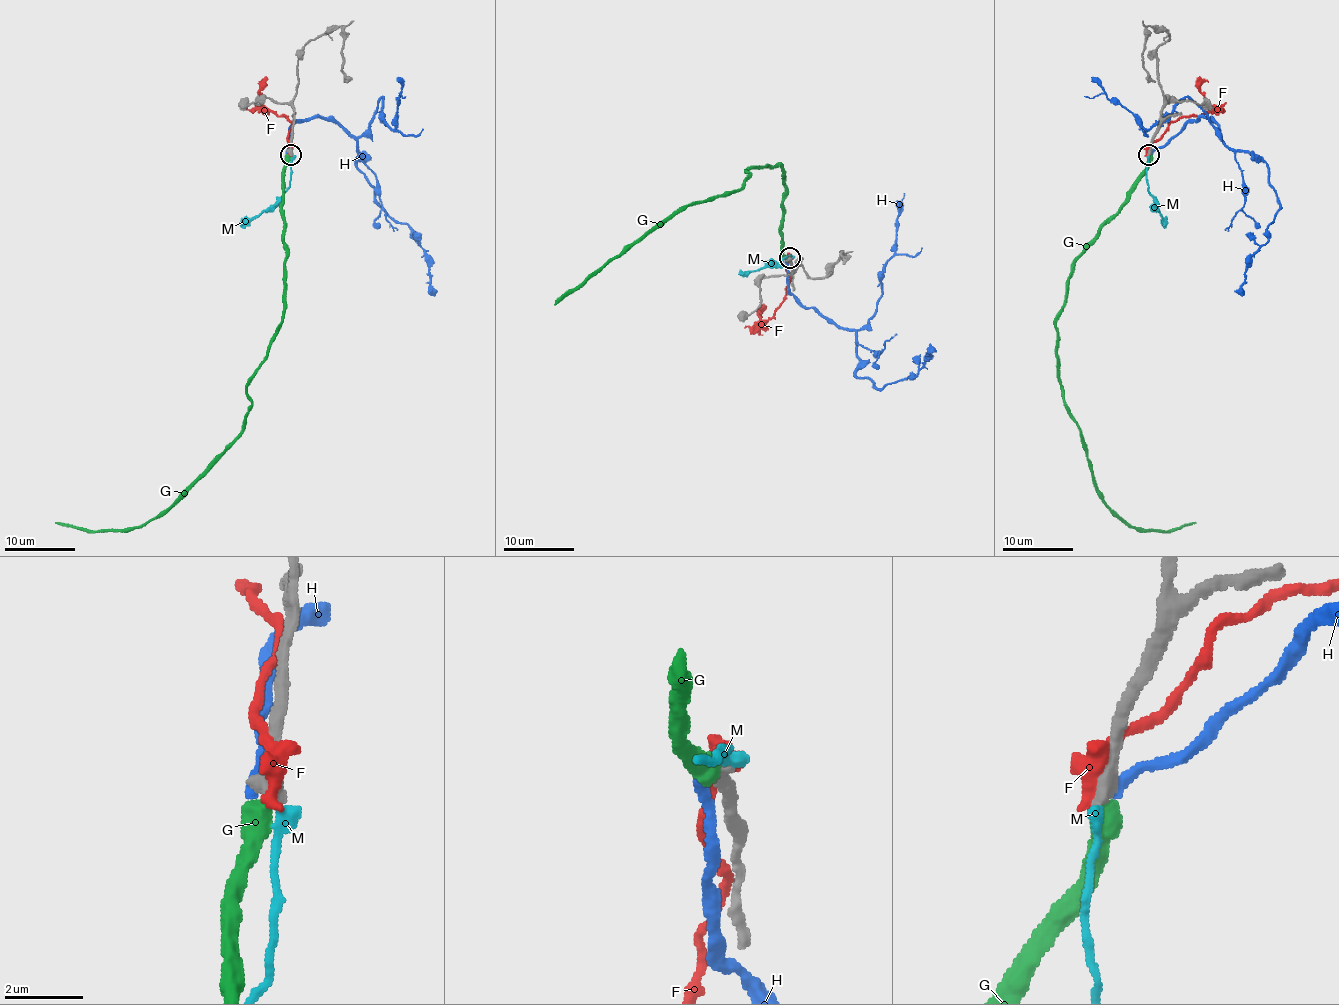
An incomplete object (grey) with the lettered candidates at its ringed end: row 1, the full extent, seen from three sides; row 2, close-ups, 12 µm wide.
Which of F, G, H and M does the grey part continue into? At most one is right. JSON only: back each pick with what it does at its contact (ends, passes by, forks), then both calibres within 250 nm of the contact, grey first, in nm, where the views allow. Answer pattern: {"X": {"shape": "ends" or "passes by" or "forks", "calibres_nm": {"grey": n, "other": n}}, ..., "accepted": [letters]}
{"accepted": []}

